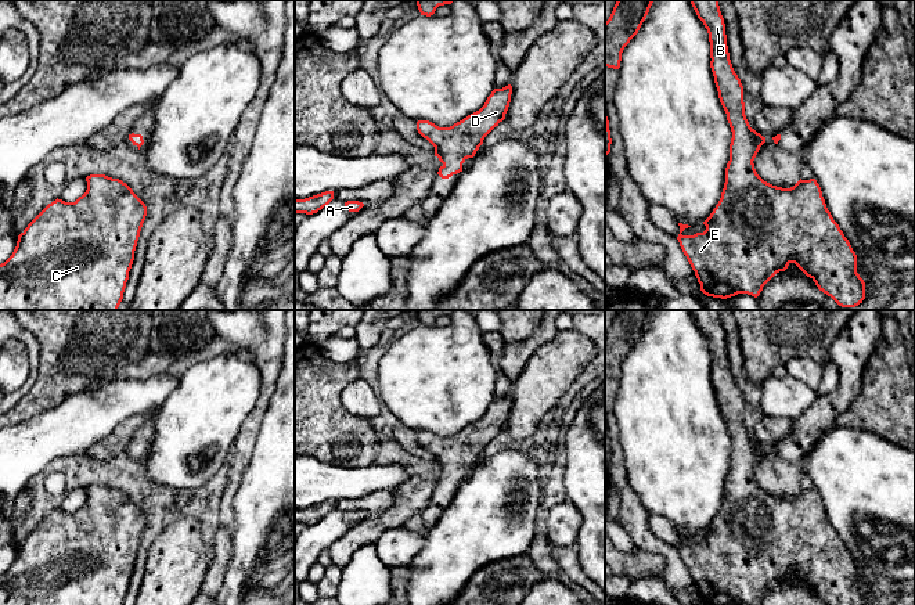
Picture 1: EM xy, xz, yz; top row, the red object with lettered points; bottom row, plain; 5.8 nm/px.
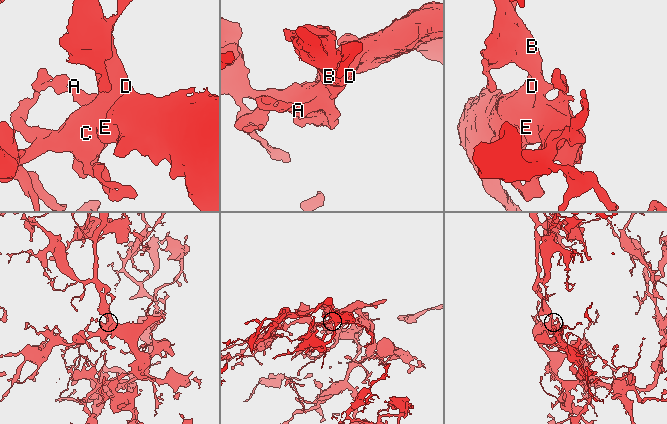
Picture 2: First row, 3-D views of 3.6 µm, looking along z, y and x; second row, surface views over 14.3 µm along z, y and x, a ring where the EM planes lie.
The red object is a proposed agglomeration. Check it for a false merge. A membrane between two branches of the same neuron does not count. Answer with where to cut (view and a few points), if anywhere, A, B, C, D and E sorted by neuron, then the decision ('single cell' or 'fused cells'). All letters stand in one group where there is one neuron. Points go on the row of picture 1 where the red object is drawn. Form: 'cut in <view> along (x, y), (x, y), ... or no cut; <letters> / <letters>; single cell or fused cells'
no cut; A B C D E; single cell

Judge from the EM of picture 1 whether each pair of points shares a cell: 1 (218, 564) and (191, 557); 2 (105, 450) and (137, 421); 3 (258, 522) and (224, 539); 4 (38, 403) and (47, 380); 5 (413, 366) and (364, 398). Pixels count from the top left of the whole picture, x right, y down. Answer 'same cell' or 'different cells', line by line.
1: different cells
2: same cell
3: different cells
4: same cell
5: different cells

